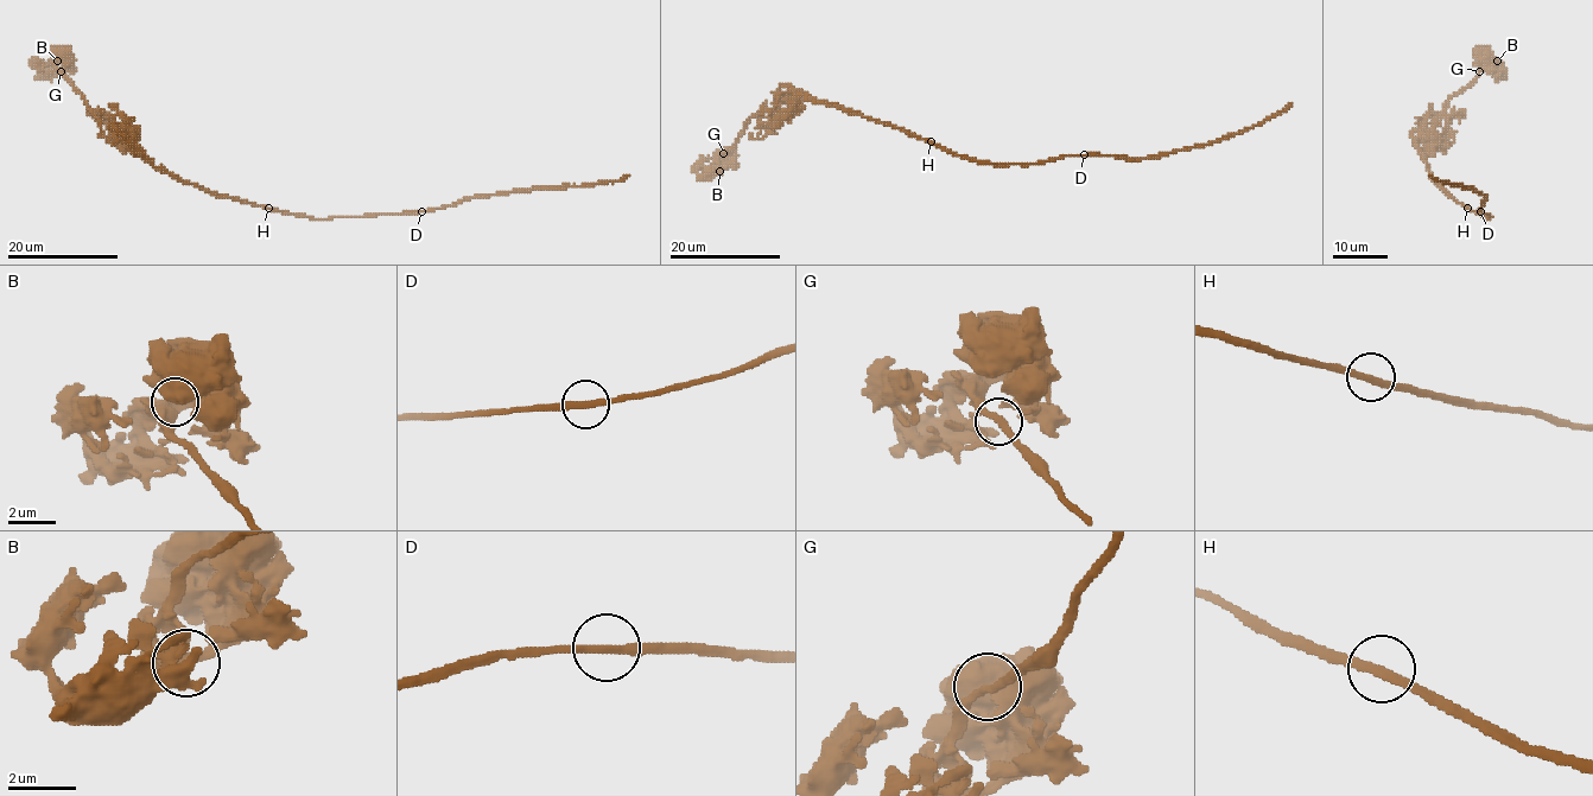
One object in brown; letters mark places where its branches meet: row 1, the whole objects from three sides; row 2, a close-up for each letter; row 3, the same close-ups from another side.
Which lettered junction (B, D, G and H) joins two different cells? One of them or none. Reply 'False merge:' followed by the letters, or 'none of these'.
False merge: none of these

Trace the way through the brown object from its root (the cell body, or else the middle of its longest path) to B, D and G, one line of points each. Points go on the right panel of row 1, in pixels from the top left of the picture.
B: (1468, 209), (1434, 180), (1411, 133), (1421, 129), (1423, 139), (1433, 142), (1434, 121), (1444, 104), (1497, 61)
D: (1468, 209), (1490, 217), (1480, 211)
G: (1468, 209), (1434, 180), (1411, 133), (1421, 129), (1423, 139), (1433, 142), (1434, 121), (1444, 104), (1479, 71)

